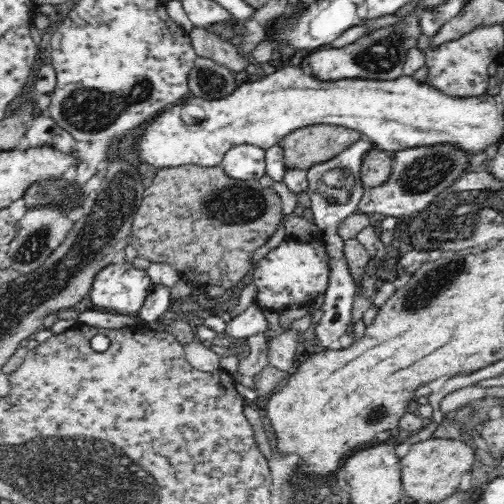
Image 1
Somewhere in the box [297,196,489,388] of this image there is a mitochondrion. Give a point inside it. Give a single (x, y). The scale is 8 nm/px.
(435, 283)

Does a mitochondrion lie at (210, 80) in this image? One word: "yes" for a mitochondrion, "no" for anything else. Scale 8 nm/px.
yes

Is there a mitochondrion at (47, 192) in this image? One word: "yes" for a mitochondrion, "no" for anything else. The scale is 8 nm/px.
yes

